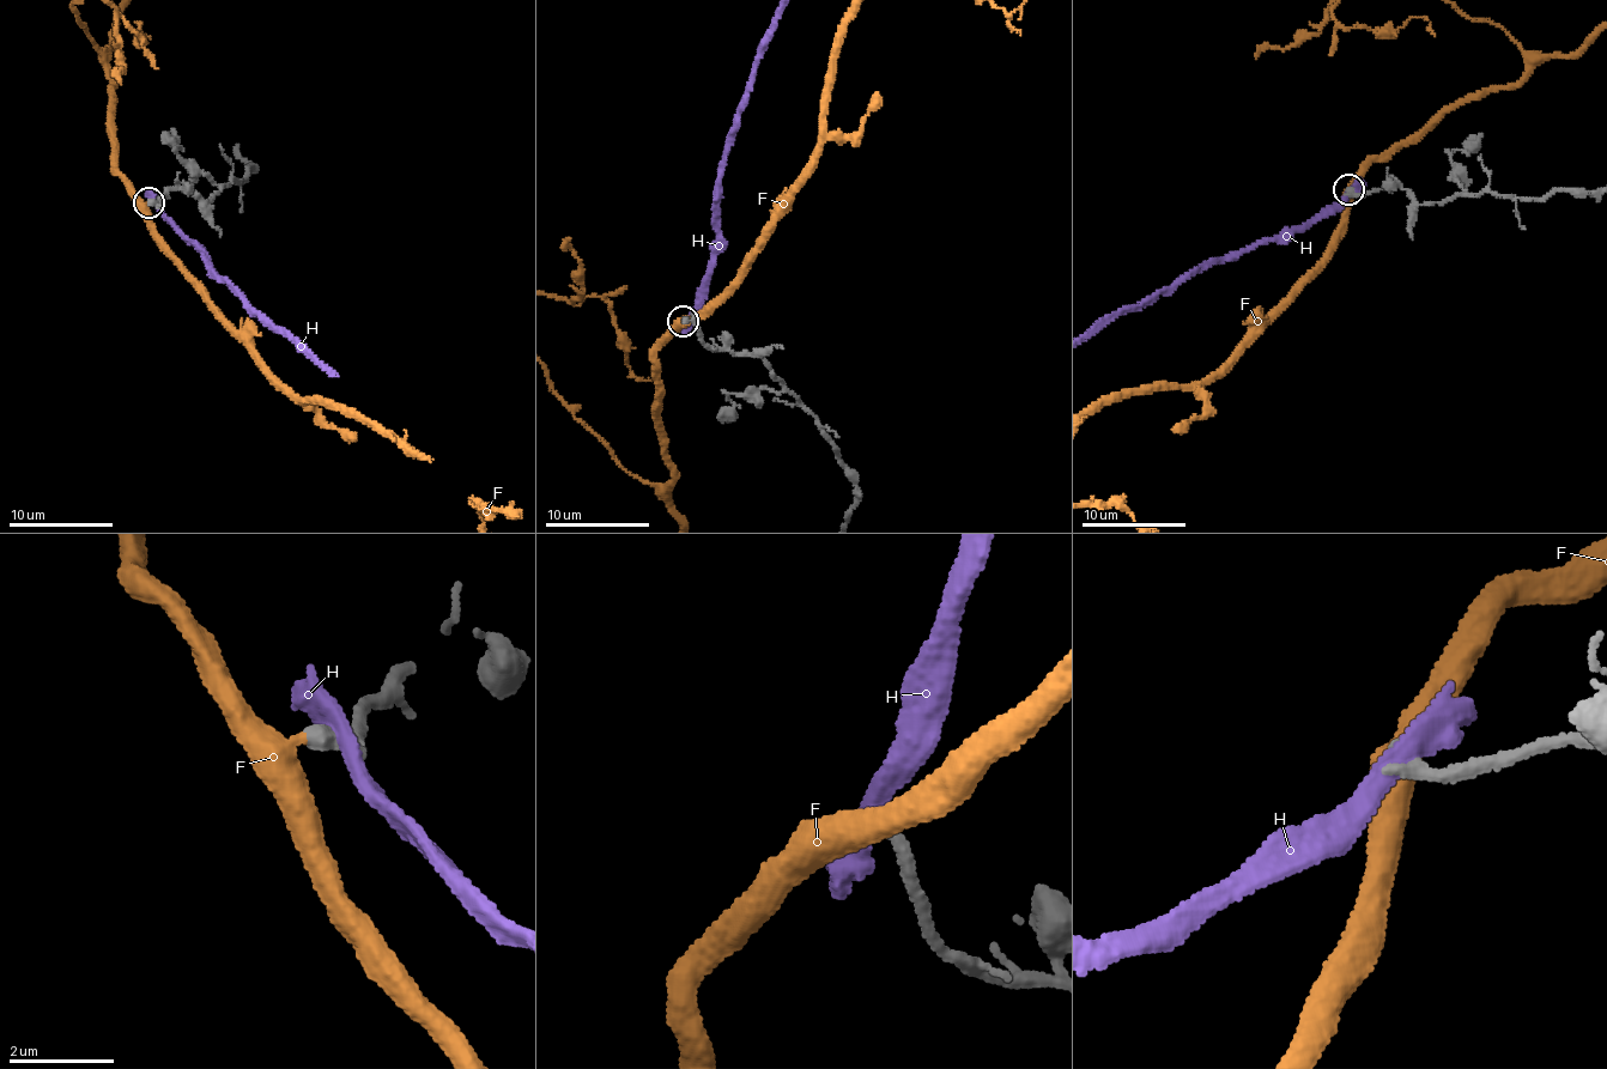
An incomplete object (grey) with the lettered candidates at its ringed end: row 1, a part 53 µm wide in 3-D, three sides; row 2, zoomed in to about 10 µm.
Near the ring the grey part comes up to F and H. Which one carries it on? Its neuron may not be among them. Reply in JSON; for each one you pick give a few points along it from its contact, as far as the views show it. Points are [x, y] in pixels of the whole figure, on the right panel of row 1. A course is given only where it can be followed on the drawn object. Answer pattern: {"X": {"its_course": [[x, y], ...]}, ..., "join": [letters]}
{"join": ["F"]}

